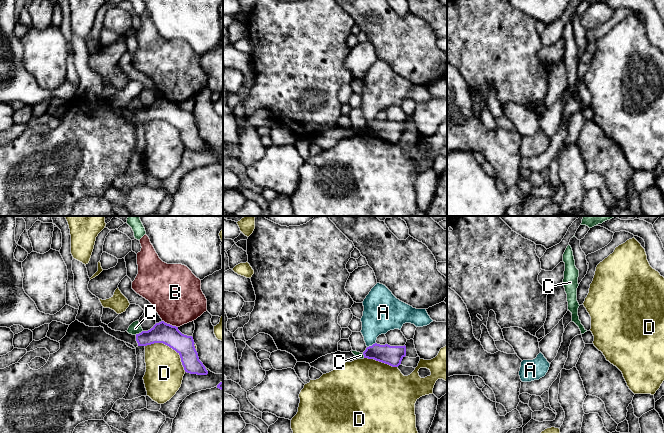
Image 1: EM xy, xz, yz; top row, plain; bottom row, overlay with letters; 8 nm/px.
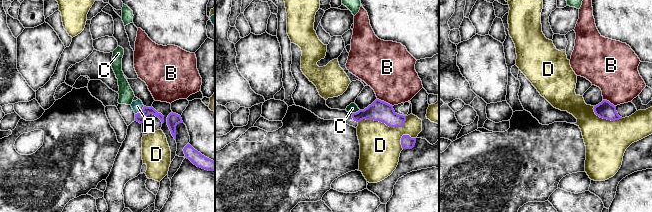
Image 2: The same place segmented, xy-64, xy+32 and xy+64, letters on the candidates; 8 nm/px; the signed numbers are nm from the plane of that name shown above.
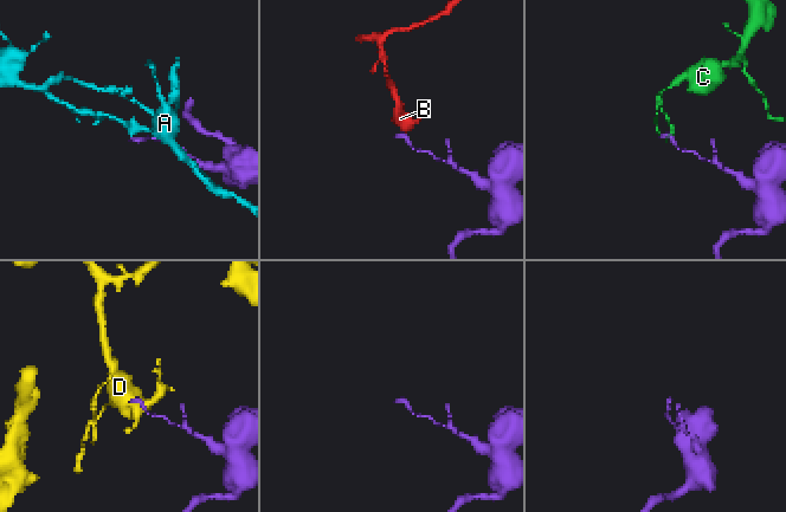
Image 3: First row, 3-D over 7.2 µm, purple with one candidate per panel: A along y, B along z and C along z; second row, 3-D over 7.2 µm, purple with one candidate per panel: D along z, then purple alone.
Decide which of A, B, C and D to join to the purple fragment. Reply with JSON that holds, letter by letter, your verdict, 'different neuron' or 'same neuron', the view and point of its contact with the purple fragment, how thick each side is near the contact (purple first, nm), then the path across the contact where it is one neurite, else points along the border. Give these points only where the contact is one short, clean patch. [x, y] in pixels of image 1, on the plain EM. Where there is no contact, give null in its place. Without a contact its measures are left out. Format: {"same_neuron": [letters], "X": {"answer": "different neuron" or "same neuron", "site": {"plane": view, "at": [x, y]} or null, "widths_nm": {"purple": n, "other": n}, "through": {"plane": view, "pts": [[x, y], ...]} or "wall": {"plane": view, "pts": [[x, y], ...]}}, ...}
{"same_neuron": [], "A": {"answer": "different neuron", "site": {"plane": "xz", "at": [372, 121]}, "widths_nm": {"purple": 160, "other": 280}, "wall": {"plane": "xz", "pts": [[375, 118], [367, 123]]}}, "B": {"answer": "different neuron", "site": {"plane": "xy", "at": [169, 100]}, "widths_nm": {"purple": 160, "other": 400}, "wall": {"plane": "xy", "pts": [[162, 96], [177, 103]]}}, "C": {"answer": "different neuron", "site": {"plane": "xy", "at": [139, 109]}, "widths_nm": {"purple": 160, "other": 100}, "wall": {"plane": "xy", "pts": [[142, 106], [135, 110]]}}, "D": {"answer": "different neuron", "site": {"plane": "xy", "at": [170, 123]}, "widths_nm": {"purple": 160, "other": 300}}}

